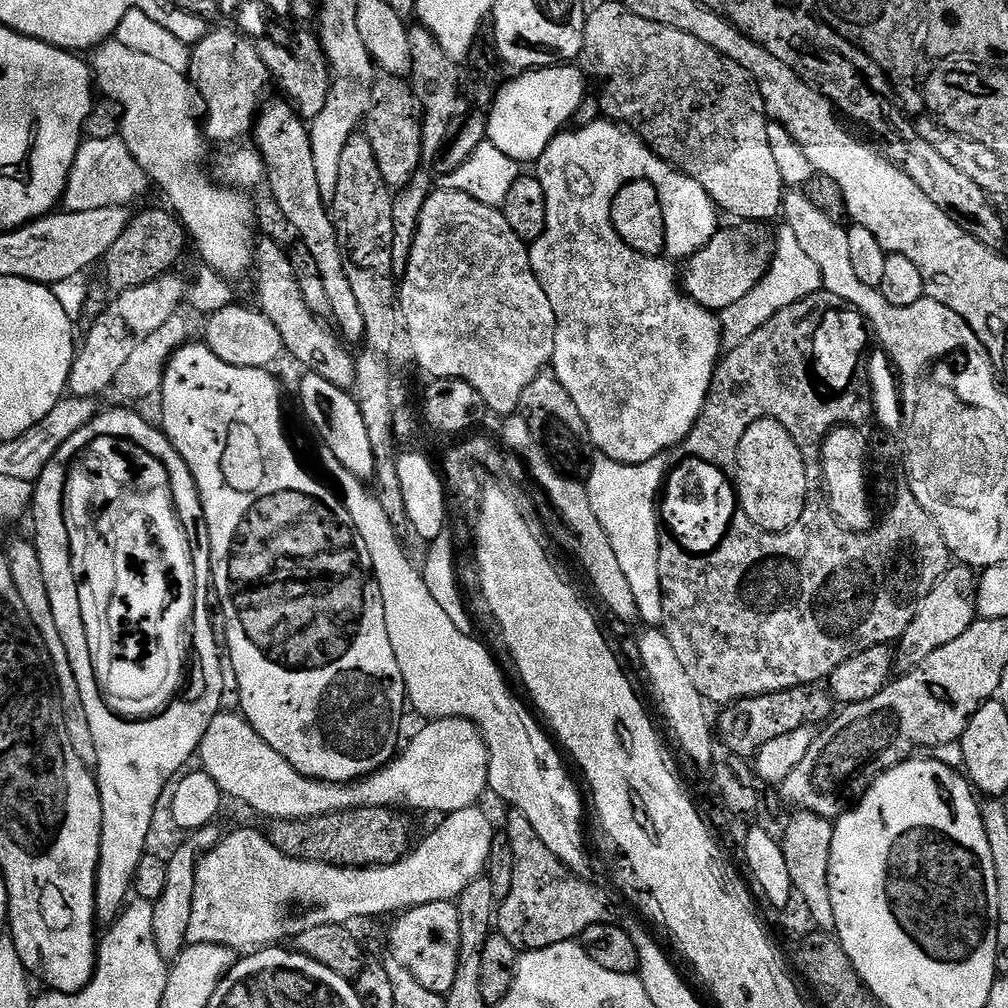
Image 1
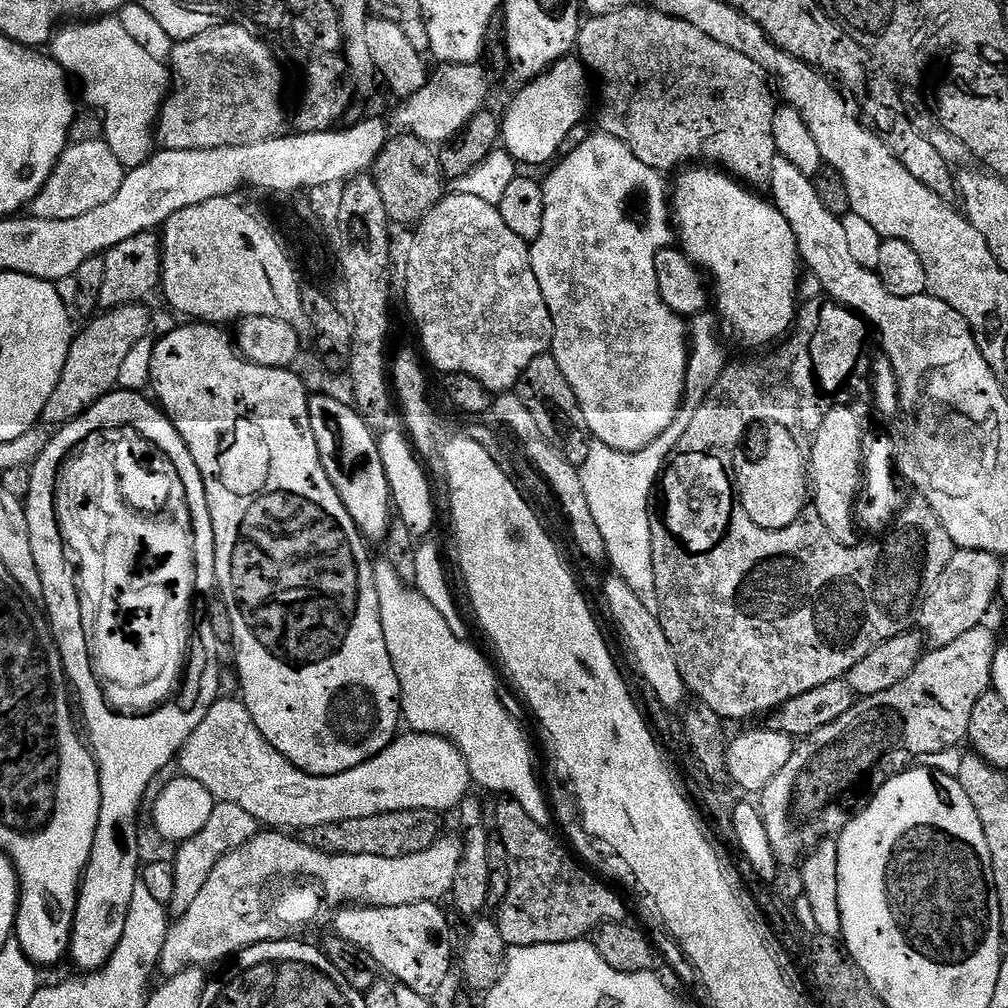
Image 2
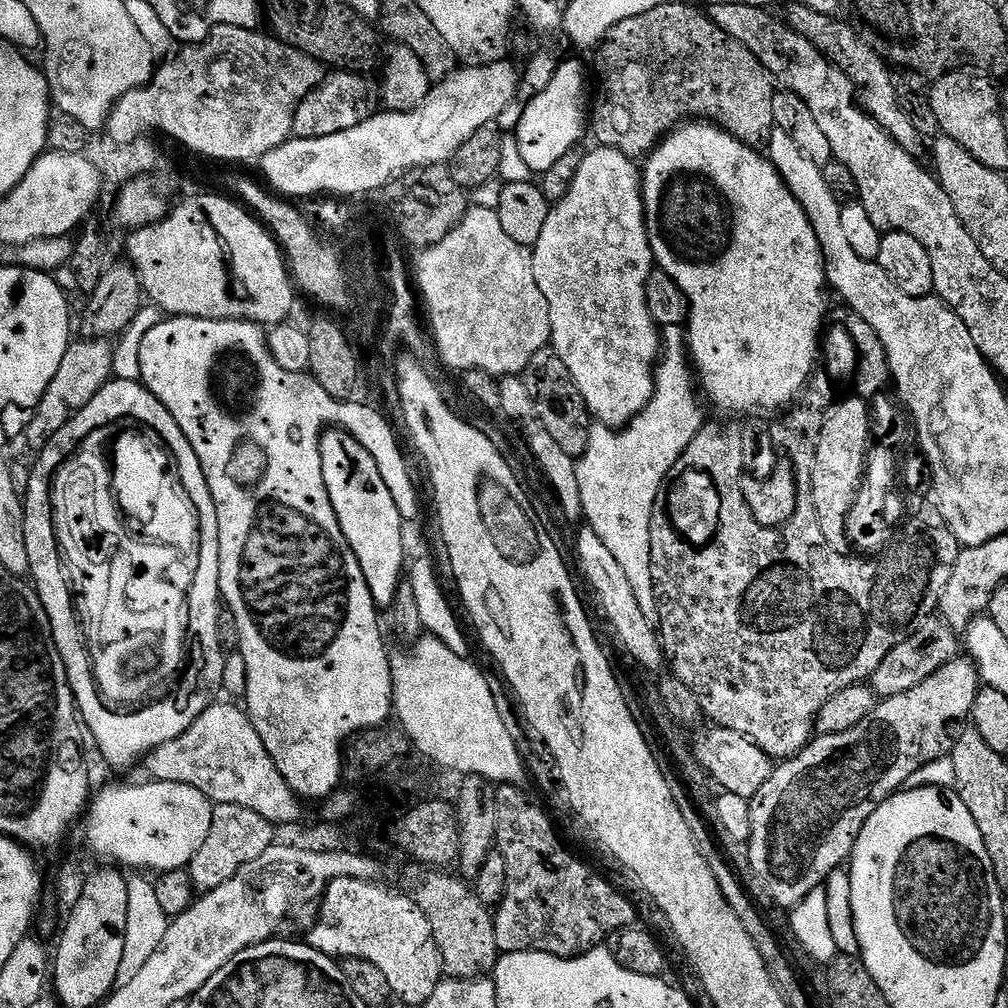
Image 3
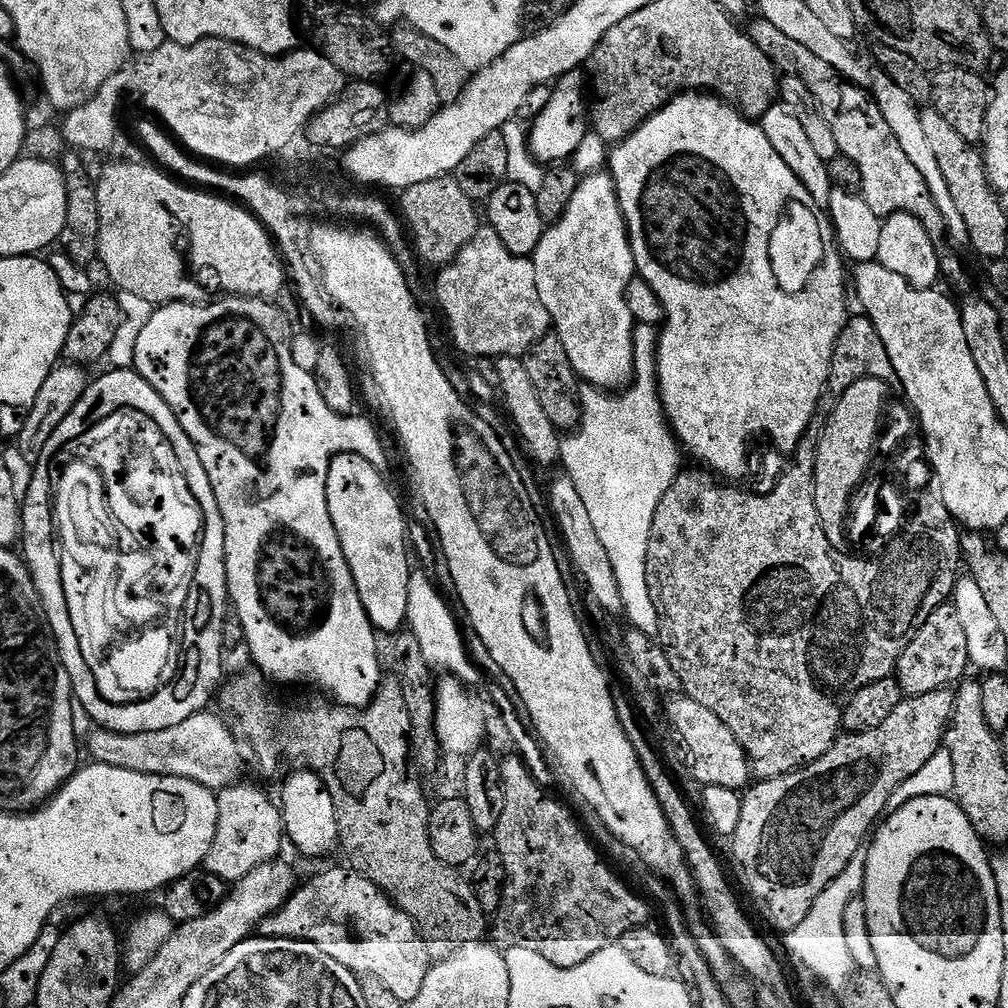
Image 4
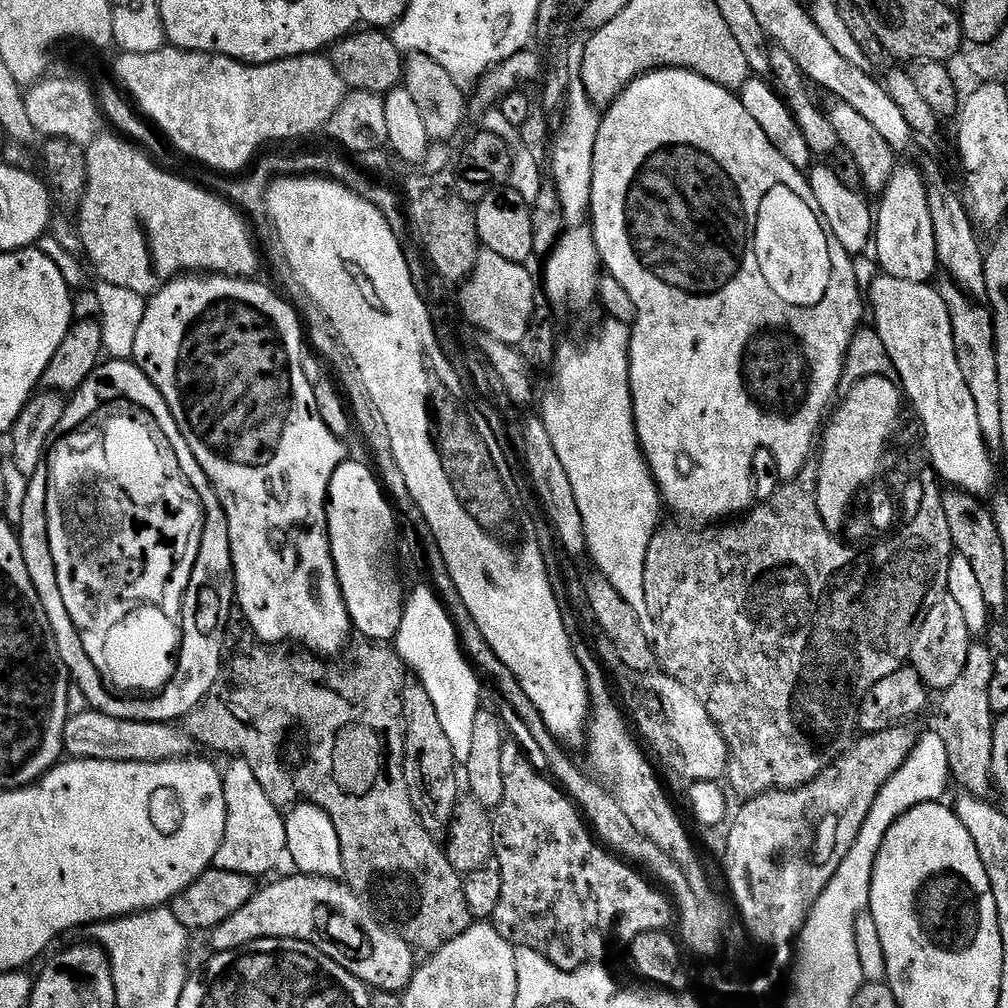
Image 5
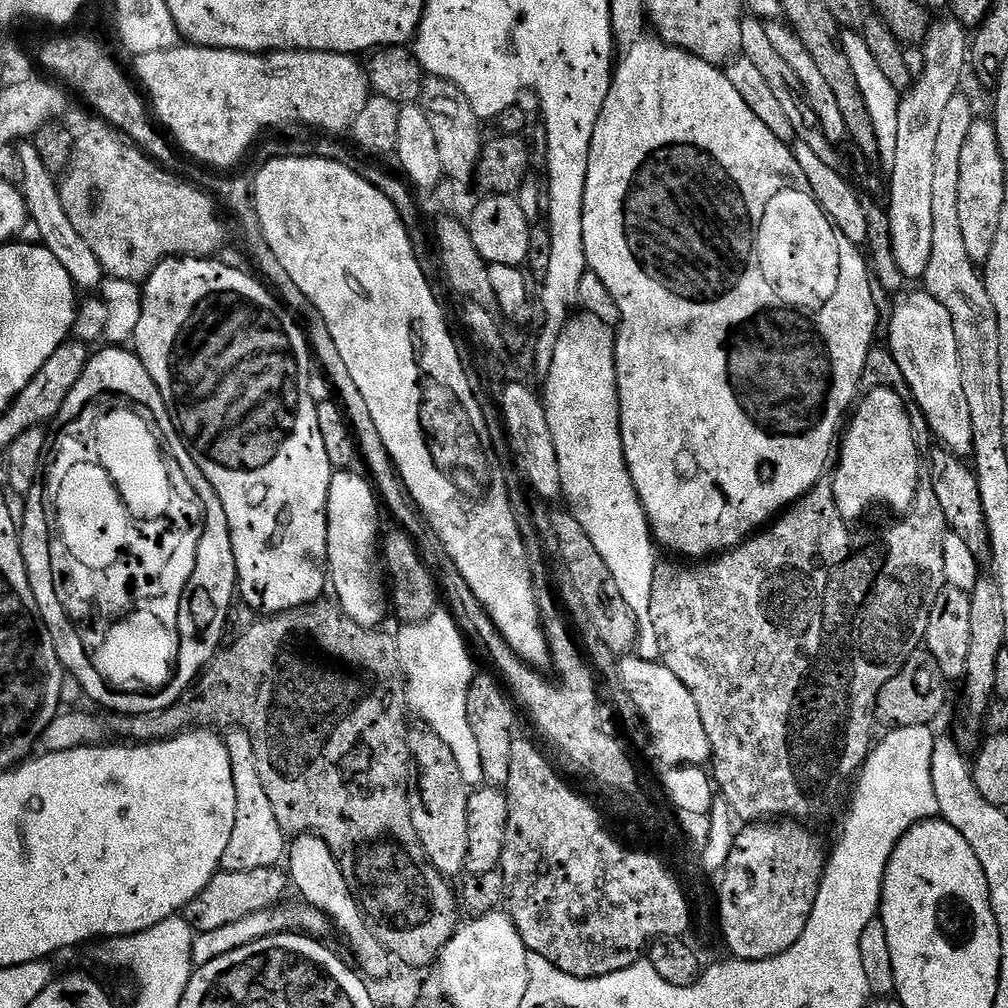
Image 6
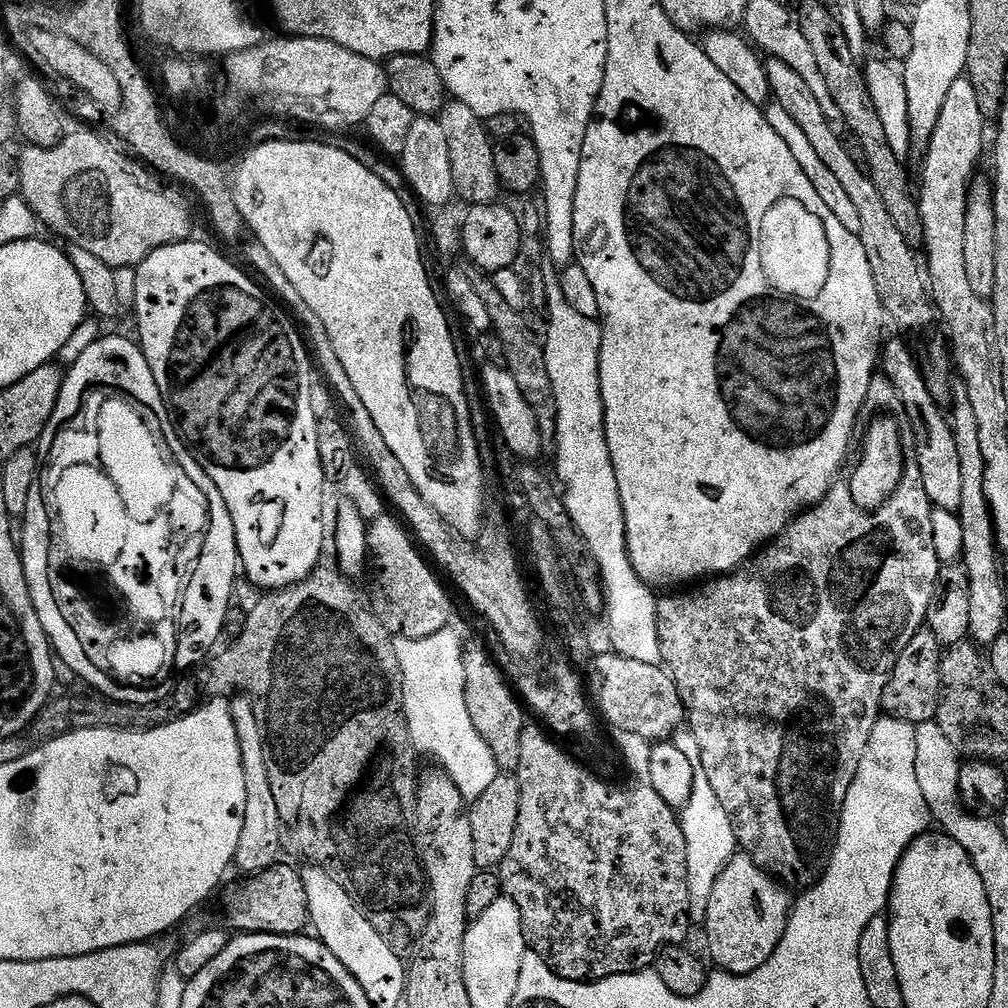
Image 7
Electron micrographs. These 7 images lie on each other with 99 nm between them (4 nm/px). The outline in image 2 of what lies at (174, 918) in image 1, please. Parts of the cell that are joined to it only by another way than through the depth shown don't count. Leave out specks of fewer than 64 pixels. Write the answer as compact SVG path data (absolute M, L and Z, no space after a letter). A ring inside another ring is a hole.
M217 802L210 814L210 822L206 822L206 826L194 838L183 841L177 847L180 849L176 852L176 860L171 861L174 870L174 898L170 905L171 915L178 918L186 914L186 910L190 910L190 902L194 902L202 886L206 886L206 880L210 878L214 866L218 866L218 862L222 862L222 858L233 848L241 848L257 834L258 821L250 814L246 814L242 806L234 806L234 802Z

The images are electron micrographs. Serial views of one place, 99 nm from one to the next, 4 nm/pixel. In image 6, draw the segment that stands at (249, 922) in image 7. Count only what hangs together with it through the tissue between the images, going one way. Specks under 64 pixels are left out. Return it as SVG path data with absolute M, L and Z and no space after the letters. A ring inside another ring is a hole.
M279 867L250 870L249 872L217 872L210 882L194 899L182 909L182 917L195 933L219 930L230 922L246 918L246 914L258 914L258 910L275 908L285 899L284 891L289 891L290 880Z

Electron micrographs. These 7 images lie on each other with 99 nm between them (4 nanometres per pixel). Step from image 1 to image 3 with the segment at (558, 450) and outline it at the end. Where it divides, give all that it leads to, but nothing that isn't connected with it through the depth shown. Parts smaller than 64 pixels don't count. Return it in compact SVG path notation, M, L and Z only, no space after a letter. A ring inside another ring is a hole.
M552 347L538 350L534 358L524 367L522 379L526 390L530 390L530 398L534 398L534 410L538 410L538 418L542 426L546 426L546 431L558 442L561 450L566 450L573 458L584 455L586 446L590 442L594 417L588 411L586 402L574 382L570 378L570 370L566 370L566 362L558 358L558 354Z

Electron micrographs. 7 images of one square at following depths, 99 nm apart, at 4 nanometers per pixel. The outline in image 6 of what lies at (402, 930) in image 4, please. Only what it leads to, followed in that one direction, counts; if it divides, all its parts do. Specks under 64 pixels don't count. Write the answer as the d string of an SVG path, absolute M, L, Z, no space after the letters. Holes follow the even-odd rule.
M303 902L287 904L258 910L258 914L246 914L246 918L241 918L238 922L230 922L226 926L221 926L219 930L195 933L192 954L193 969L214 962L214 958L222 958L222 954L230 954L230 950L242 950L242 946L250 946L250 942L258 942L267 936L284 934L289 930L295 930L297 933L313 938L324 938L324 935L330 932L328 917L323 912L319 912L314 905Z

